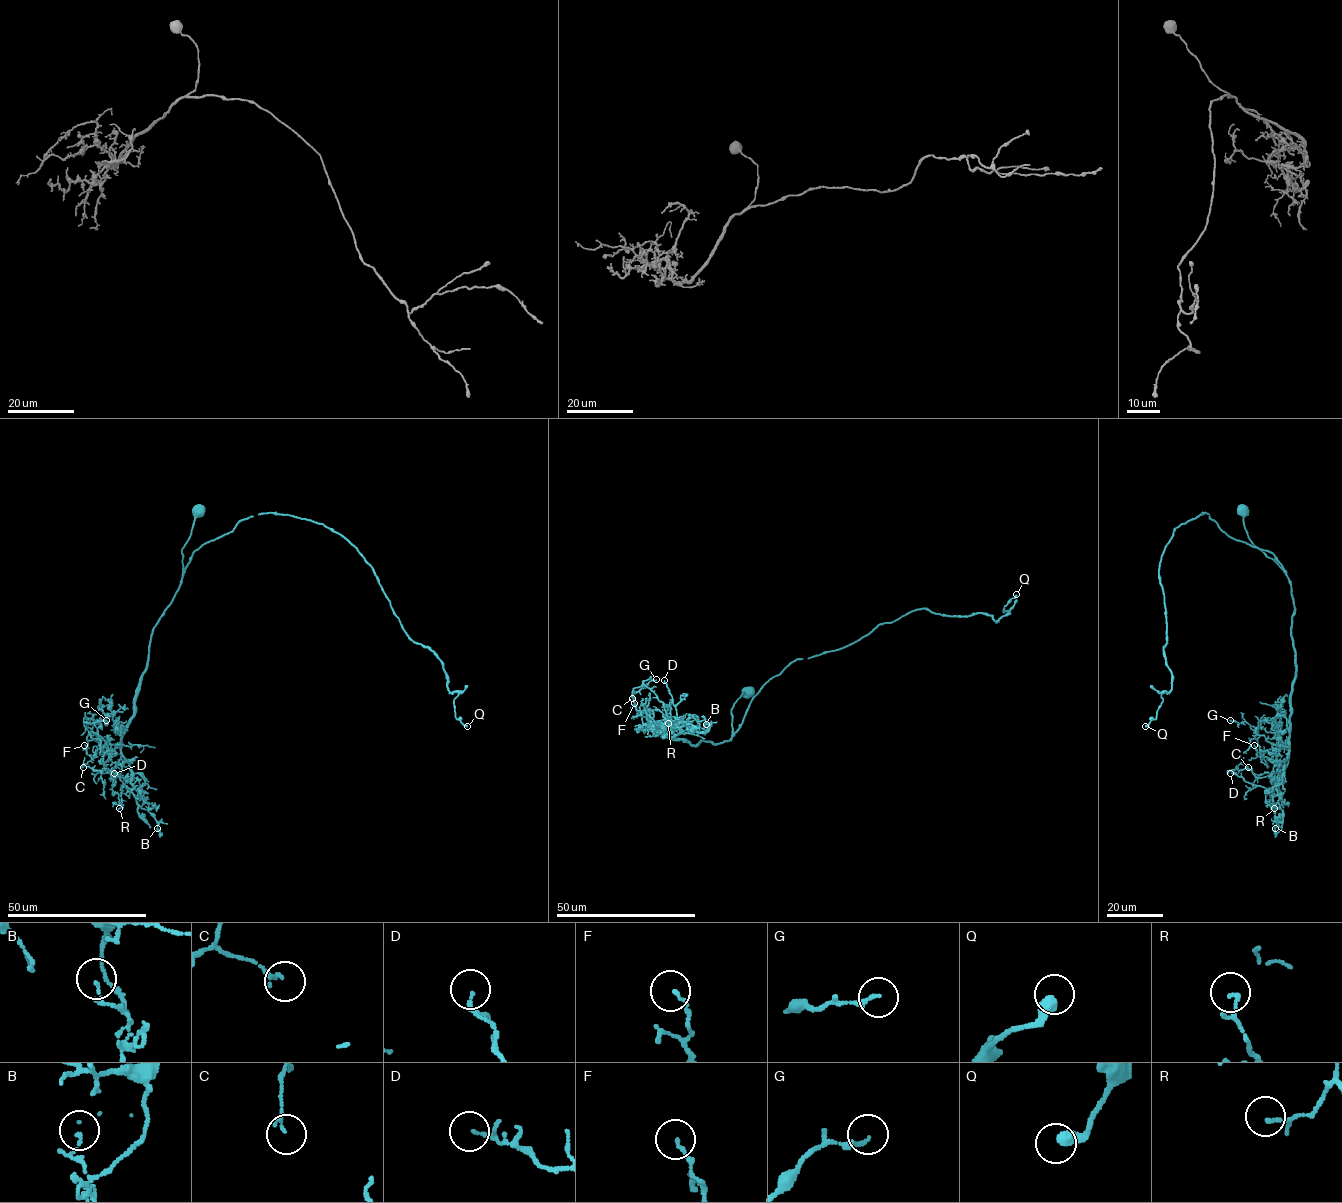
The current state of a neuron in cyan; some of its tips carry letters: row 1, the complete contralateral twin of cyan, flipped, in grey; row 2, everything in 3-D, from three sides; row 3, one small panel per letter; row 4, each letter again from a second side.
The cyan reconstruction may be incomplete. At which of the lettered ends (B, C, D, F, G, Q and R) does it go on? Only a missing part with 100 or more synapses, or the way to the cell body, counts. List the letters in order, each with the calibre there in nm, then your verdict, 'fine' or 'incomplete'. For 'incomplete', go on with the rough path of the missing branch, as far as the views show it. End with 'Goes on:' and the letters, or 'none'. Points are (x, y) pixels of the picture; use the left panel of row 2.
B: 70 nm thick; fine
C: 150 nm thick; fine
D: 90 nm thick; fine
F: 110 nm thick; fine
G: 160 nm thick; fine
Q: 400 nm thick; fine
R: 90 nm thick; fine
Goes on: none

